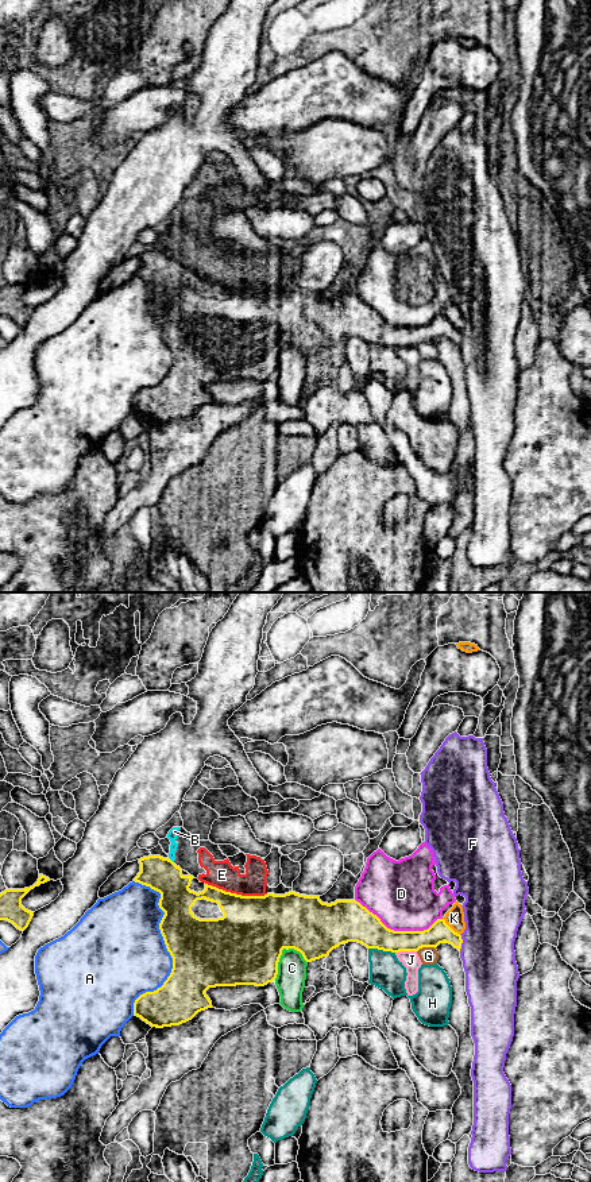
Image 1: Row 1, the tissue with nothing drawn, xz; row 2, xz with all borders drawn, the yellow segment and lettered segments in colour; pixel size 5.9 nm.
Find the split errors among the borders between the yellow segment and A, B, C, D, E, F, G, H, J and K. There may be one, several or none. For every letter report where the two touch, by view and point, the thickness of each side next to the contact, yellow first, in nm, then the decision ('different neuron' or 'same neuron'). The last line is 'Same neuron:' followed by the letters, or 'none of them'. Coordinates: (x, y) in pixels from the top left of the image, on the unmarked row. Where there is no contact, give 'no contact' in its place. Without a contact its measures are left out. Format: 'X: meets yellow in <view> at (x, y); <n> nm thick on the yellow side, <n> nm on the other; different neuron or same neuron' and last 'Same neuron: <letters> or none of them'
A: meets yellow in xz at (166, 342); 420 nm thick on the yellow side, 480 nm on the other; different neuron
B: meets yellow in xz at (172, 257); 200 nm thick on the yellow side, 60 nm on the other; different neuron
C: meets yellow in xz at (279, 352); 440 nm thick on the yellow side, 180 nm on the other; different neuron
D: meets yellow in xz at (398, 327); 200 nm thick on the yellow side, 400 nm on the other; different neuron
E: meets yellow in xz at (235, 289); 400 nm thick on the yellow side, 160 nm on the other; different neuron
F: meets yellow in xz at (462, 338); 130 nm thick on the yellow side, 340 nm on the other; different neuron
G: meets yellow in xz at (425, 342); 140 nm thick on the yellow side, 110 nm on the other; different neuron
H: meets yellow in xz at (382, 344); 240 nm thick on the yellow side, 200 nm on the other; different neuron
J: meets yellow in xz at (405, 346); 180 nm thick on the yellow side, 110 nm on the other; different neuron
K: meets yellow in xz at (449, 323); 130 nm thick on the yellow side, 110 nm on the other; different neuron
Same neuron: none of them

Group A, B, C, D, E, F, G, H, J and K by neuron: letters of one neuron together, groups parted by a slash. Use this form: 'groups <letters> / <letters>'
groups A / B E / C / D / F / G / H / J / K

